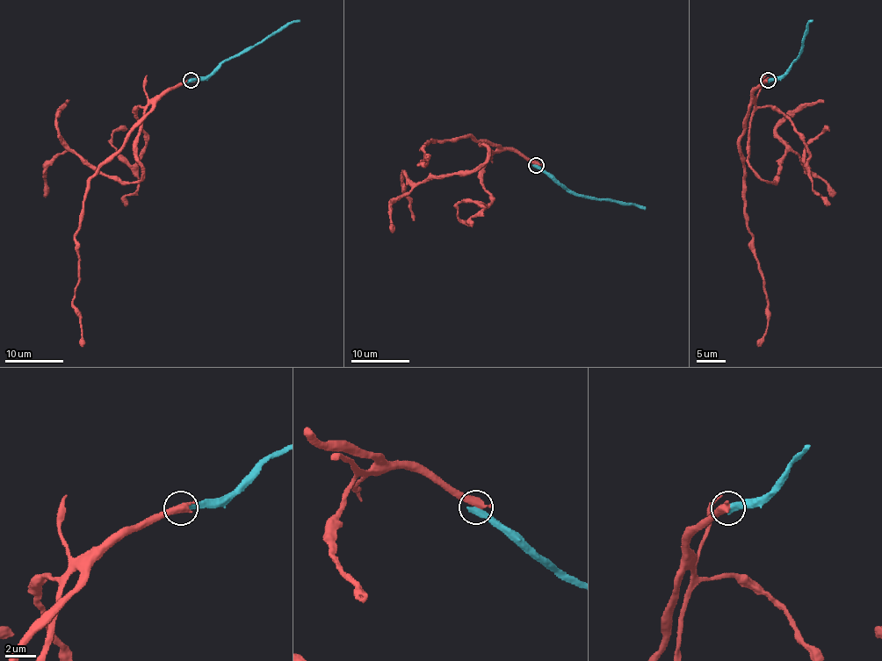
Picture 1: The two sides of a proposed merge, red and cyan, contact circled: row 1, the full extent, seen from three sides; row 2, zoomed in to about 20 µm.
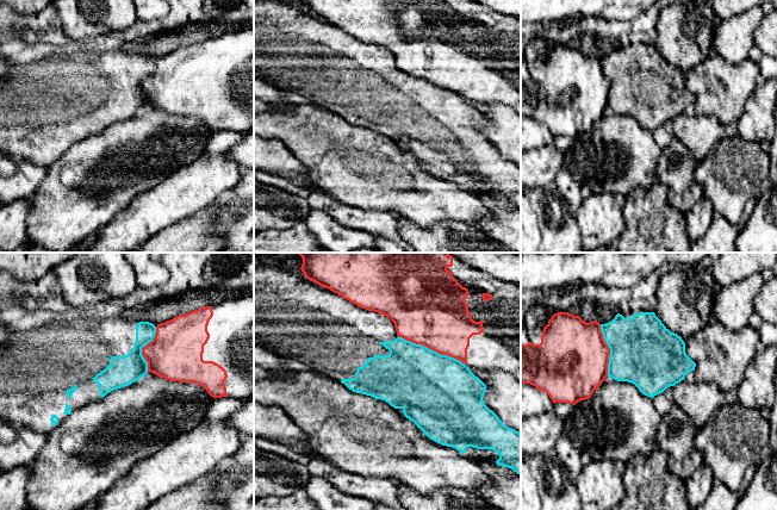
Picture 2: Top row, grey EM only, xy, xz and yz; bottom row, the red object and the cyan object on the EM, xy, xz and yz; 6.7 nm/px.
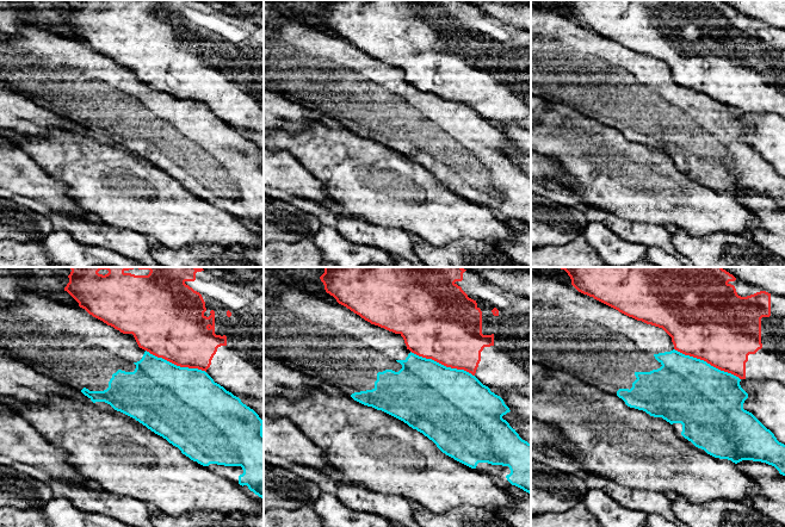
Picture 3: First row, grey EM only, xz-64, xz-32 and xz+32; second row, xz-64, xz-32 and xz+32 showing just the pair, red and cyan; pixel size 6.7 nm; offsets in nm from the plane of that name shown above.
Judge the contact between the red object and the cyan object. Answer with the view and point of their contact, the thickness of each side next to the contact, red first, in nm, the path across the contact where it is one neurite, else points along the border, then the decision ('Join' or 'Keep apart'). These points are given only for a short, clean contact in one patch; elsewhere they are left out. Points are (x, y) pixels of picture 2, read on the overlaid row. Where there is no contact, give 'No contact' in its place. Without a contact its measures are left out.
Touches red at xz (431, 349). Thickness 460 nm (red) against 460 nm. Keep apart

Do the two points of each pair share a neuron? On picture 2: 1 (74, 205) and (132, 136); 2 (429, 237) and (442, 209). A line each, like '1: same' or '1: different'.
1: same
2: different

